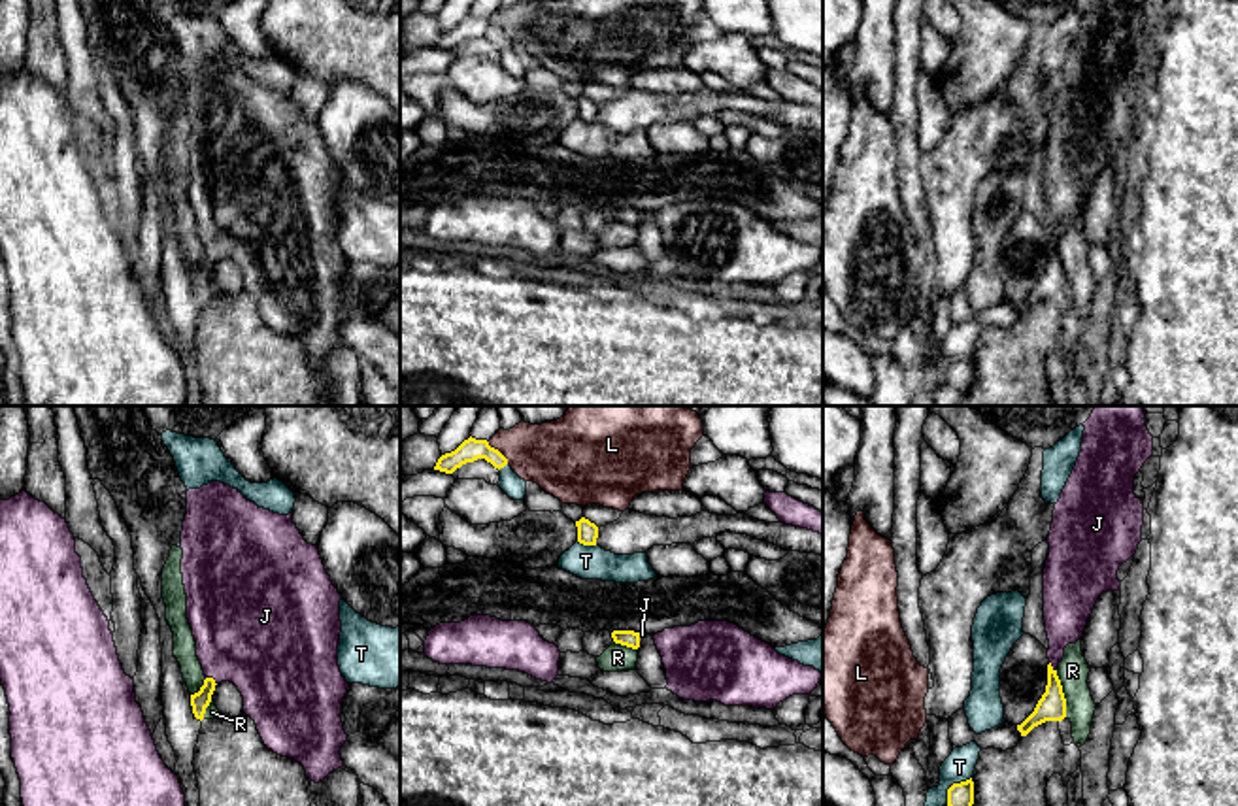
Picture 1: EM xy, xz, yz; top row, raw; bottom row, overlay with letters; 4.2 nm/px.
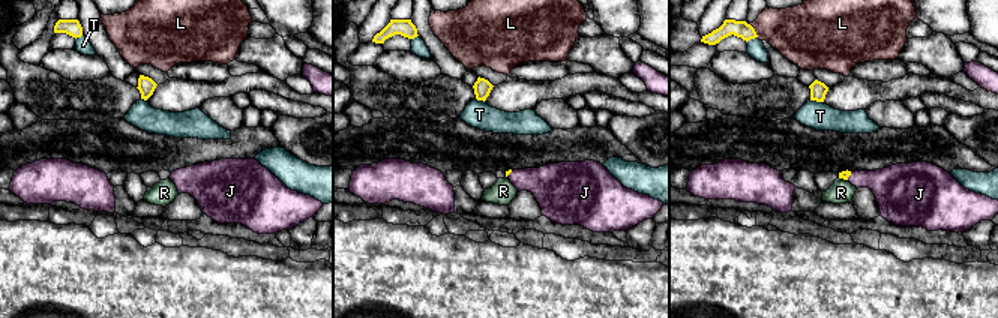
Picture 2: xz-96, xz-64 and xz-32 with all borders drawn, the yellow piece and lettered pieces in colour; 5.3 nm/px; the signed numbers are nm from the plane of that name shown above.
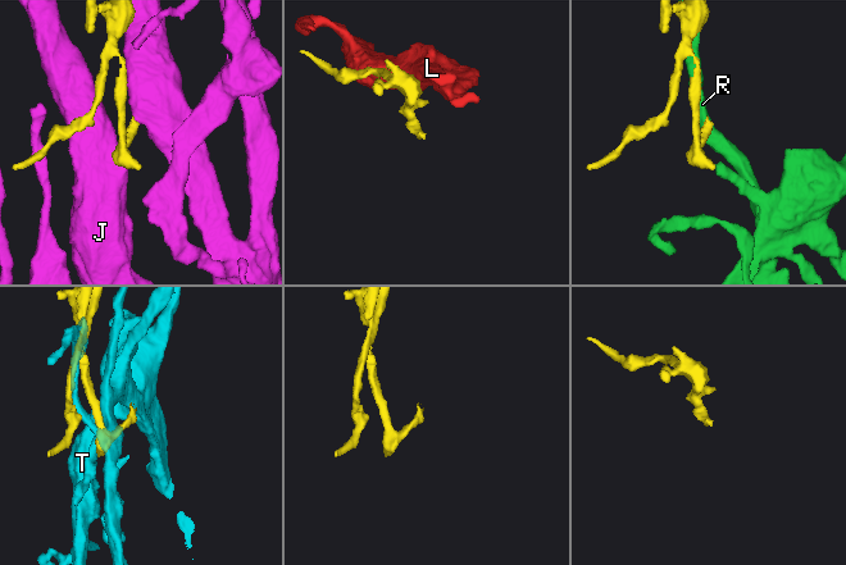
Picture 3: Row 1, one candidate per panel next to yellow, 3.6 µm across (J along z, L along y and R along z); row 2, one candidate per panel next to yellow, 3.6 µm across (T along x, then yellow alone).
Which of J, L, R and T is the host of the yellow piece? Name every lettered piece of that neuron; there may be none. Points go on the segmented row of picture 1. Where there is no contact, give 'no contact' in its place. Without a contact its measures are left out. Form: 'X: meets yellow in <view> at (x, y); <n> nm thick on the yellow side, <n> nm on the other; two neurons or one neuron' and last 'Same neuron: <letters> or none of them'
J: meets yellow in xy at (212, 678); 80 nm thick on the yellow side, 460 nm on the other; one neuron
L: meets yellow in xz at (499, 452); 100 nm thick on the yellow side, 300 nm on the other; two neurons
R: meets yellow in yz at (1063, 693); 120 nm thick on the yellow side, 130 nm on the other; two neurons
T: meets yellow in yz at (952, 786); 100 nm thick on the yellow side, 130 nm on the other; two neurons
Same neuron: J

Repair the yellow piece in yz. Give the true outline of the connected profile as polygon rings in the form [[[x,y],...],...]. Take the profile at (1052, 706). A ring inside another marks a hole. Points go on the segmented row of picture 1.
[[[1095,406],[1083,427],[1081,451],[1055,504],[1047,536],[1049,555],[1044,568],[1044,621],[1049,640],[1047,685],[1034,712],[1017,725],[1021,736],[1046,721],[1066,717],[1066,698],[1057,676],[1064,647],[1083,636],[1098,596],[1106,591],[1121,591],[1117,570],[1142,542],[1144,504],[1134,495],[1134,476],[1153,457],[1153,436],[1146,427],[1144,406]]]

